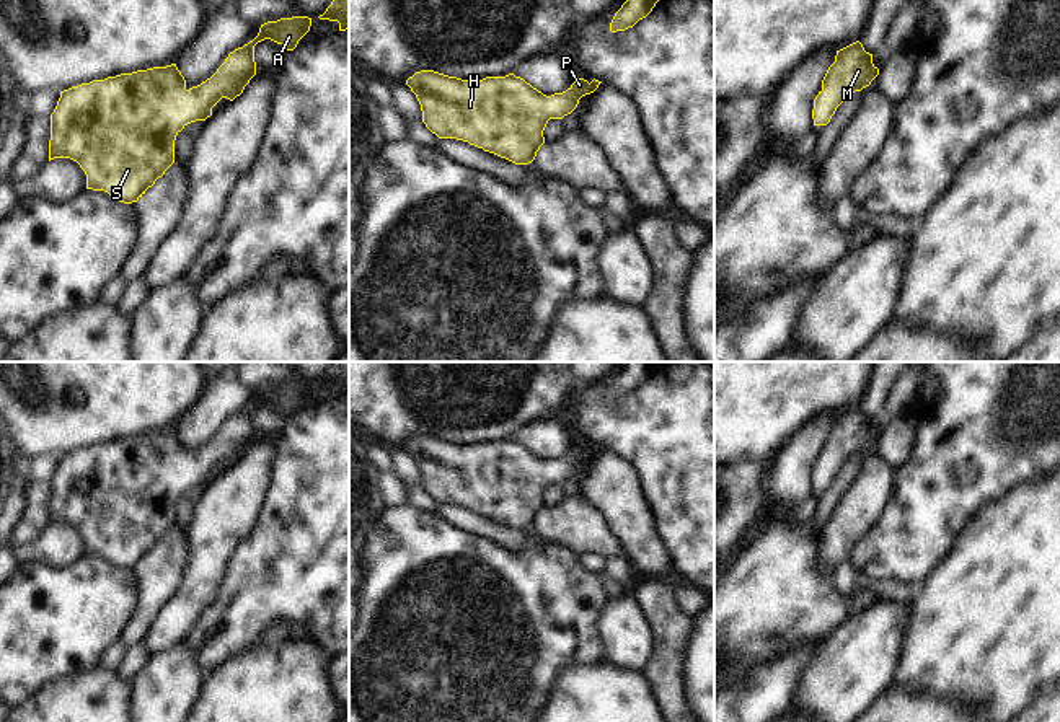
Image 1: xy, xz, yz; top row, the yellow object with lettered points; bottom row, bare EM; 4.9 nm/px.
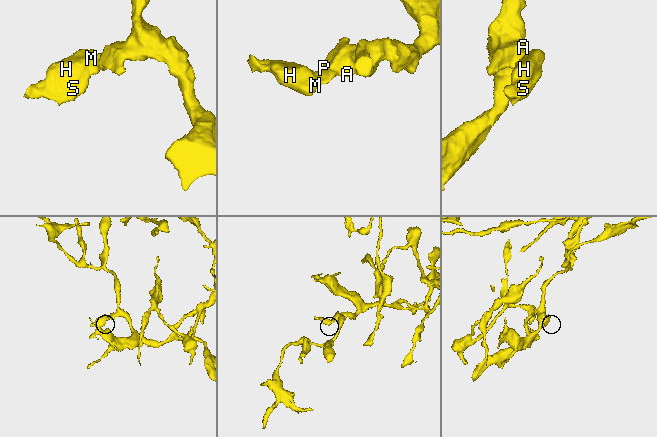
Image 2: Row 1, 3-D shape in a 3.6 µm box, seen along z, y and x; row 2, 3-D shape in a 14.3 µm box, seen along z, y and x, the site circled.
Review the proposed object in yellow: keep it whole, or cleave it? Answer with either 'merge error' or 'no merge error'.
no merge error

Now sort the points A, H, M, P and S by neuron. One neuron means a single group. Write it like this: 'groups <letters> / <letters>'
groups A H M P S

